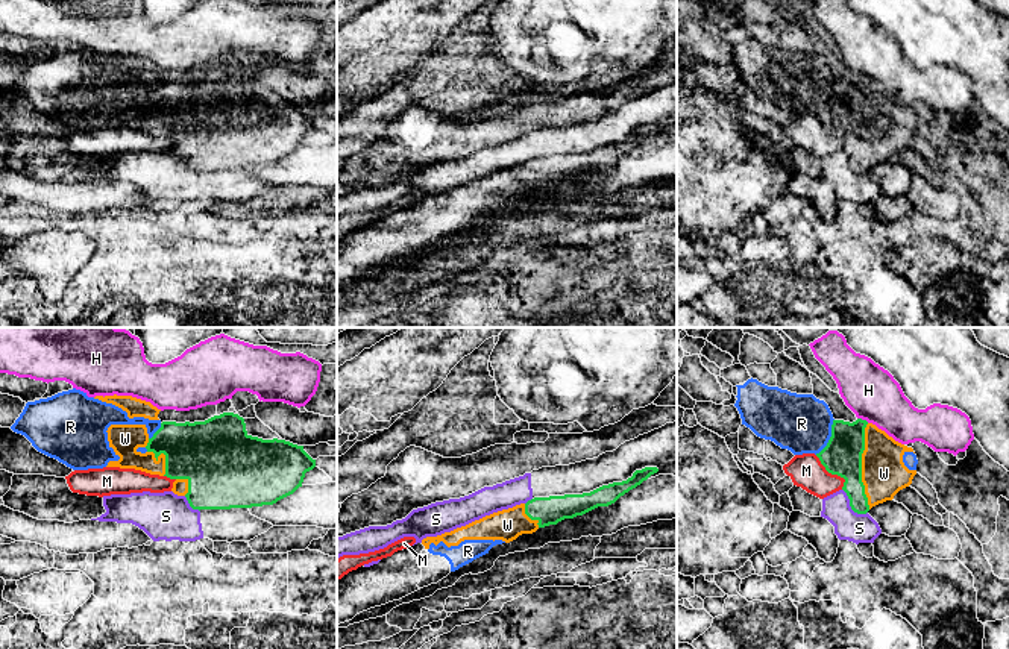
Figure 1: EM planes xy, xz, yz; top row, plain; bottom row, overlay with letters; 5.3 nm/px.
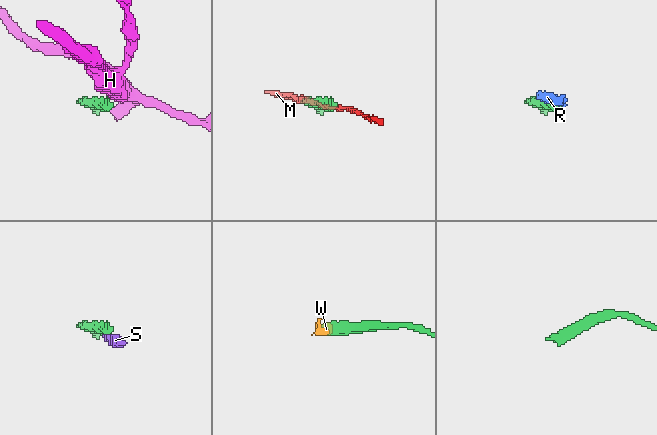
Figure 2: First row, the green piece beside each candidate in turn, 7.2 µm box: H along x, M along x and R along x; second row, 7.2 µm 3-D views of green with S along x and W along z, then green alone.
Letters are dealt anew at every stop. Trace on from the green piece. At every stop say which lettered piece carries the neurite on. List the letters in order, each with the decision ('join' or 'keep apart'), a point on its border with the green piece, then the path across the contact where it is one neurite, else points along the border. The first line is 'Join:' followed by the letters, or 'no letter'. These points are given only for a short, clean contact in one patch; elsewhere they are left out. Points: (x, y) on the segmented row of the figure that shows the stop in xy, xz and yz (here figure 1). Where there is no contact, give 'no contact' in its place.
Join: W
H: keep apart; contact yz (864, 420)
M: keep apart; contact yz (833, 473)
R: keep apart; contact yz (830, 437)
S: keep apart; contact yz (850, 505); border yz (842, 489), (848, 505), (854, 511), (865, 514)
W: join; contact yz (861, 466)

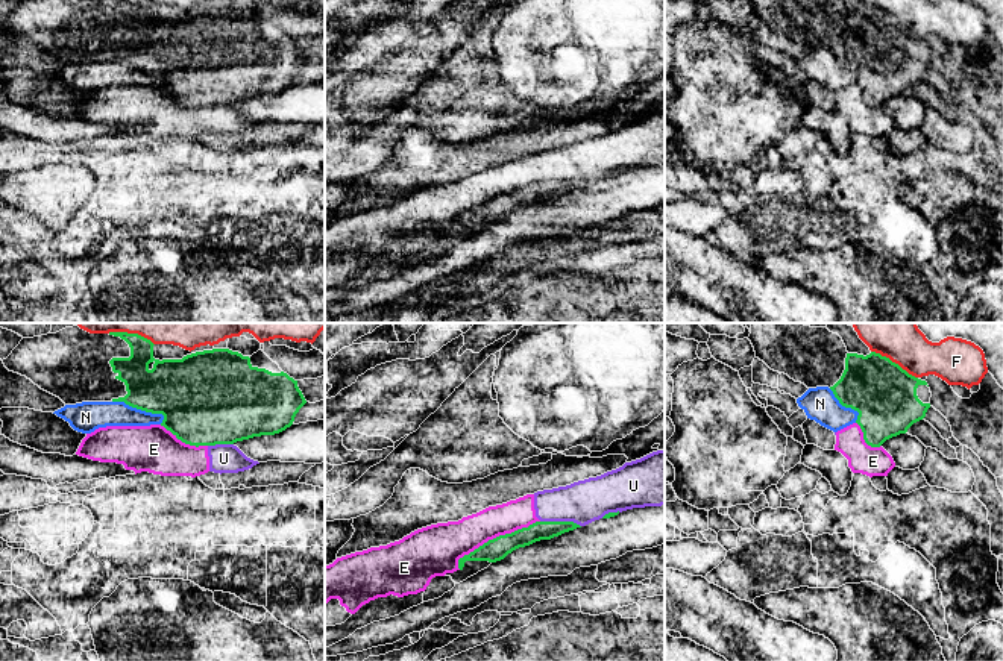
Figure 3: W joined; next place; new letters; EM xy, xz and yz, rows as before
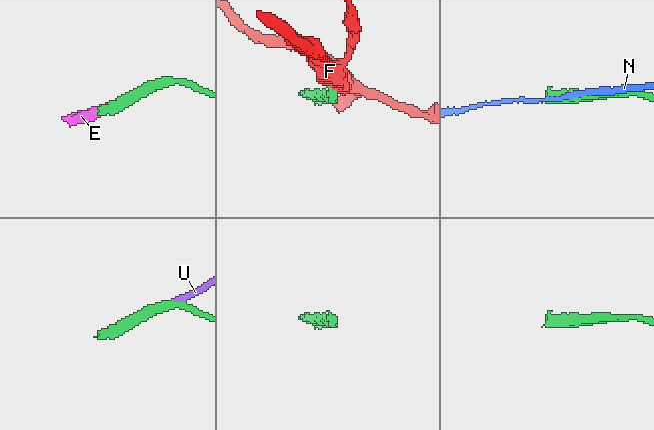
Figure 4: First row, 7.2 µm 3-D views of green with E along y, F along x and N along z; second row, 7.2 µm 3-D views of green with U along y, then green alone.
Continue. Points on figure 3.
Join: no letter
E: keep apart; contact xz (496, 537)
F: keep apart; contact yz (894, 363)
N: keep apart; contact xy (140, 408)
U: keep apart; contact xz (560, 522)

